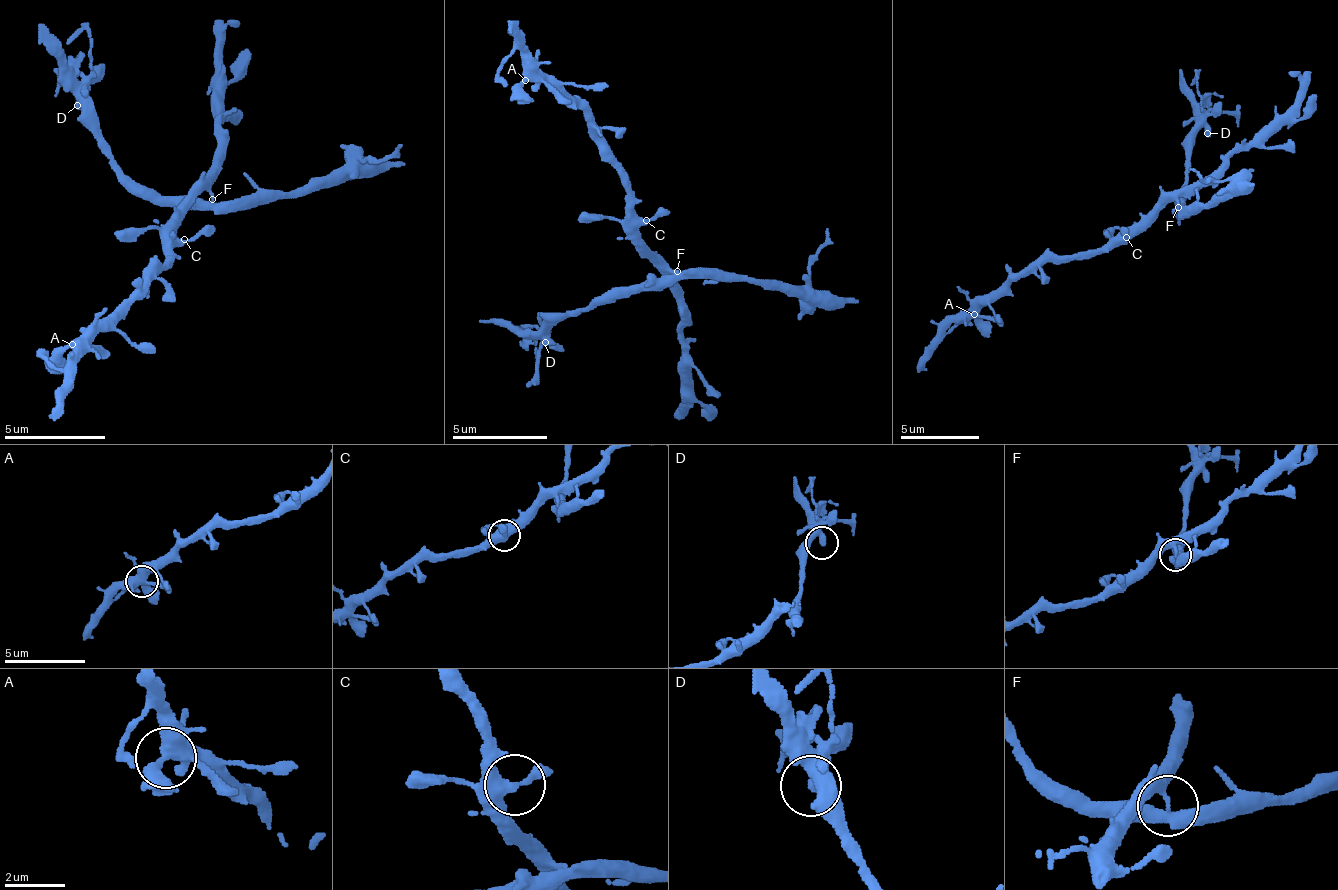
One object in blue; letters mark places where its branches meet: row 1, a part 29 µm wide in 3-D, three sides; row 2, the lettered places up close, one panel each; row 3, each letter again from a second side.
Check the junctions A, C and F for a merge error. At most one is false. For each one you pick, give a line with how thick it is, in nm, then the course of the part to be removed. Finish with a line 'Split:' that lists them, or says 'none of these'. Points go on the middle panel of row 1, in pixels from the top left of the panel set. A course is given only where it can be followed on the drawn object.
F: Thickness 340 nm. Course of the part to remove: (675, 272), (625, 286), (589, 310), (536, 332), (480, 322)
Split: F

